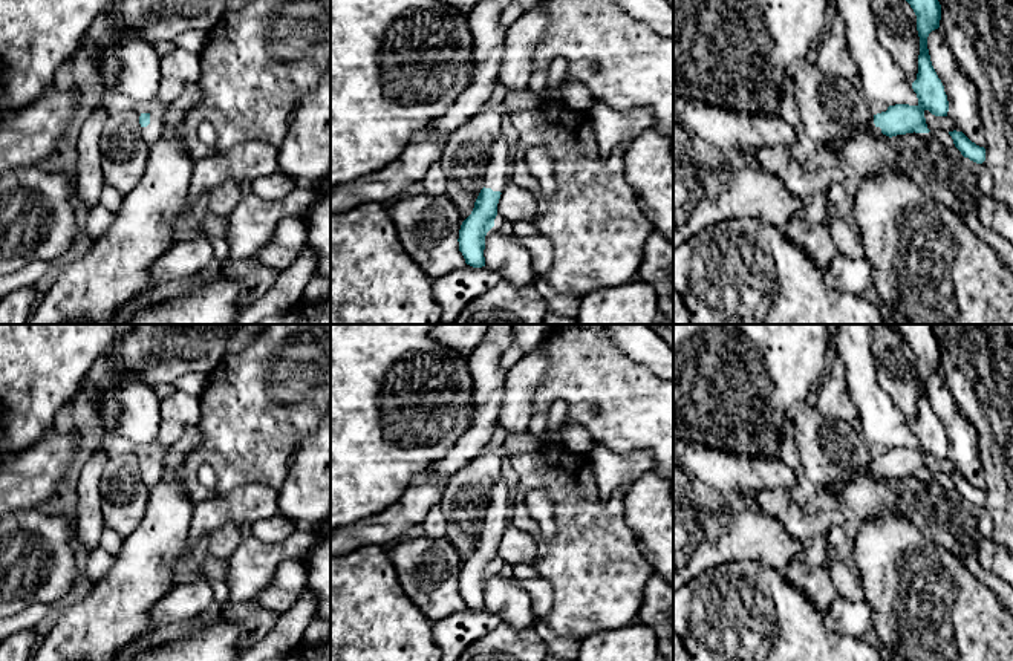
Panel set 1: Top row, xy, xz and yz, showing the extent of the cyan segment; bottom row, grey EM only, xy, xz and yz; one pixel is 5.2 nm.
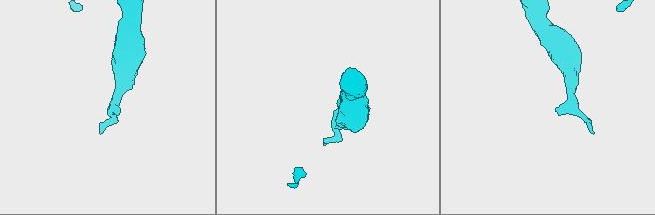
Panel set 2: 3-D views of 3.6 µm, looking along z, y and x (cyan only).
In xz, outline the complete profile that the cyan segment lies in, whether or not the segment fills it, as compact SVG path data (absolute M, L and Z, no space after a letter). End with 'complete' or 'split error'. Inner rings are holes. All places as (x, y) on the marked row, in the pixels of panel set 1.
M502 133L494 139L485 171L485 185L474 202L471 214L459 230L459 251L465 263L473 268L485 266L485 236L494 226L500 194L510 182L511 148Z; split error

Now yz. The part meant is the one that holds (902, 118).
M906 0L917 15L917 31L920 37L918 73L912 83L918 104L895 104L886 112L874 115L863 129L880 138L883 135L892 138L906 133L929 133L924 112L929 110L935 116L947 116L949 101L944 86L938 78L927 49L927 37L940 28L941 5L938 0Z; split error

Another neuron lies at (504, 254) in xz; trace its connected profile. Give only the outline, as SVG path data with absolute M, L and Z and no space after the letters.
M493 226L485 236L485 266L497 271L502 280L517 288L536 286L537 271L531 263L529 252L519 243L516 236L503 236Z

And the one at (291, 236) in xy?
M286 217L277 223L272 239L259 249L262 265L285 271L309 243L309 223L297 217Z

